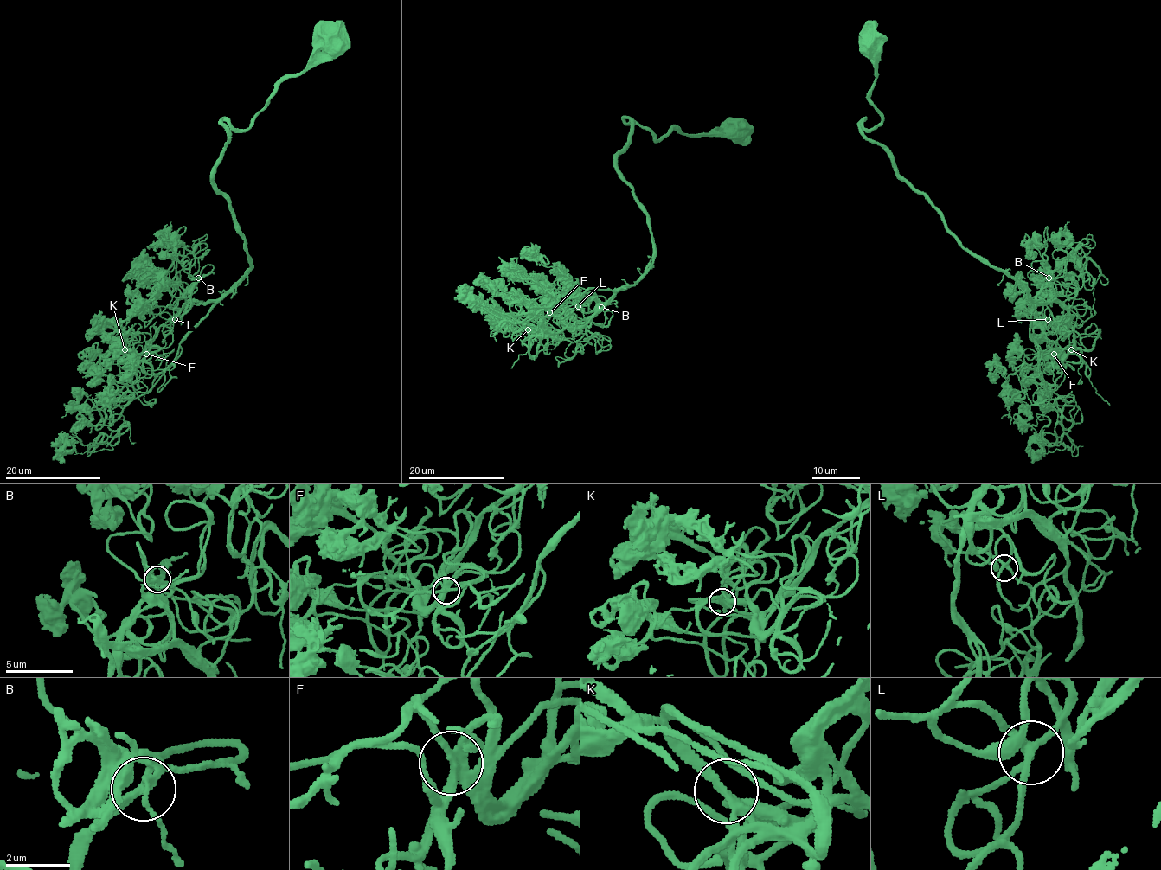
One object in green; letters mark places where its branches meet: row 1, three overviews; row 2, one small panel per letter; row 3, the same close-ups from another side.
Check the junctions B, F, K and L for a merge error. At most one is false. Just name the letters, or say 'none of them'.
none of them

